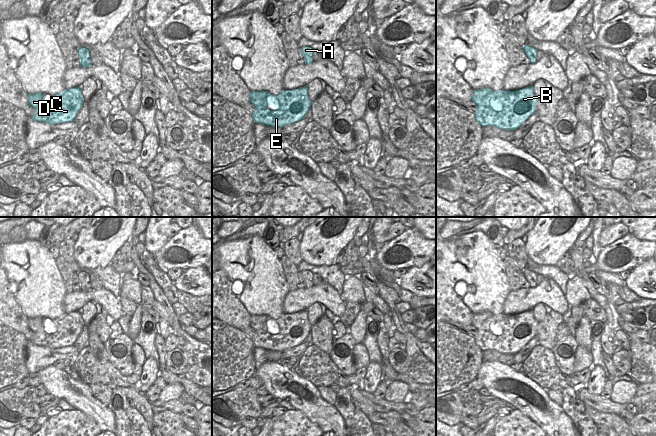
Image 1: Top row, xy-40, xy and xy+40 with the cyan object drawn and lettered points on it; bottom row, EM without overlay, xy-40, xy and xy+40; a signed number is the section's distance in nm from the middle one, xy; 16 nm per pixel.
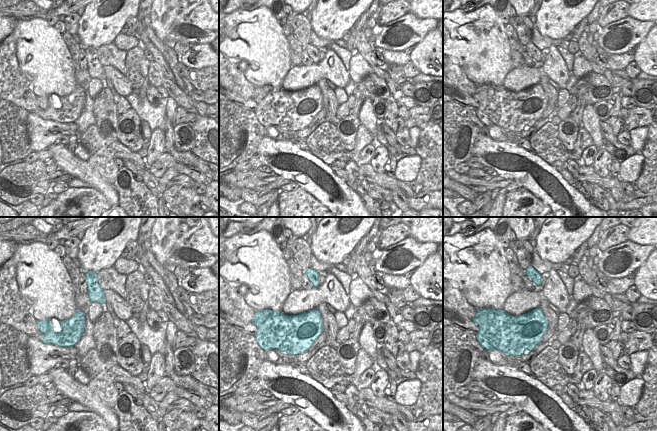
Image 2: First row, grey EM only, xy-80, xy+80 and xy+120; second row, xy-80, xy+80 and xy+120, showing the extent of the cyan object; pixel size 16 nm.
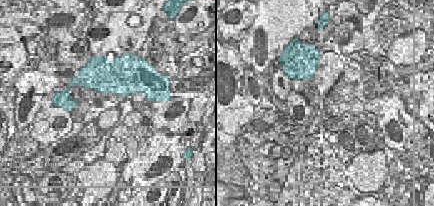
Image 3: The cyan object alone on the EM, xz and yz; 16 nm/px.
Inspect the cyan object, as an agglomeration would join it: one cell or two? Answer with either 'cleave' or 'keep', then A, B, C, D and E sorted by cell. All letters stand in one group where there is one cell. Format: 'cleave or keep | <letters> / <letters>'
cleave | A C / B D E

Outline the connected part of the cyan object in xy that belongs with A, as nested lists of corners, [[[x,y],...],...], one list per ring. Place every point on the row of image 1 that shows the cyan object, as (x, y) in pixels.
[[[304,46],[301,48],[301,50],[305,58],[305,64],[307,65],[312,64],[314,62],[313,61],[313,49],[311,47]]]

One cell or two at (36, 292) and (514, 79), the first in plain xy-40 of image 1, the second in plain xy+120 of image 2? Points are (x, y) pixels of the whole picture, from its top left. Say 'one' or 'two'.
two

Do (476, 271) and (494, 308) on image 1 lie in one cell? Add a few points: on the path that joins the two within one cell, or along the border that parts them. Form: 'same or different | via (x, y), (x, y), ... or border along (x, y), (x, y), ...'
same | via (485, 280), (487, 293), (491, 299)

